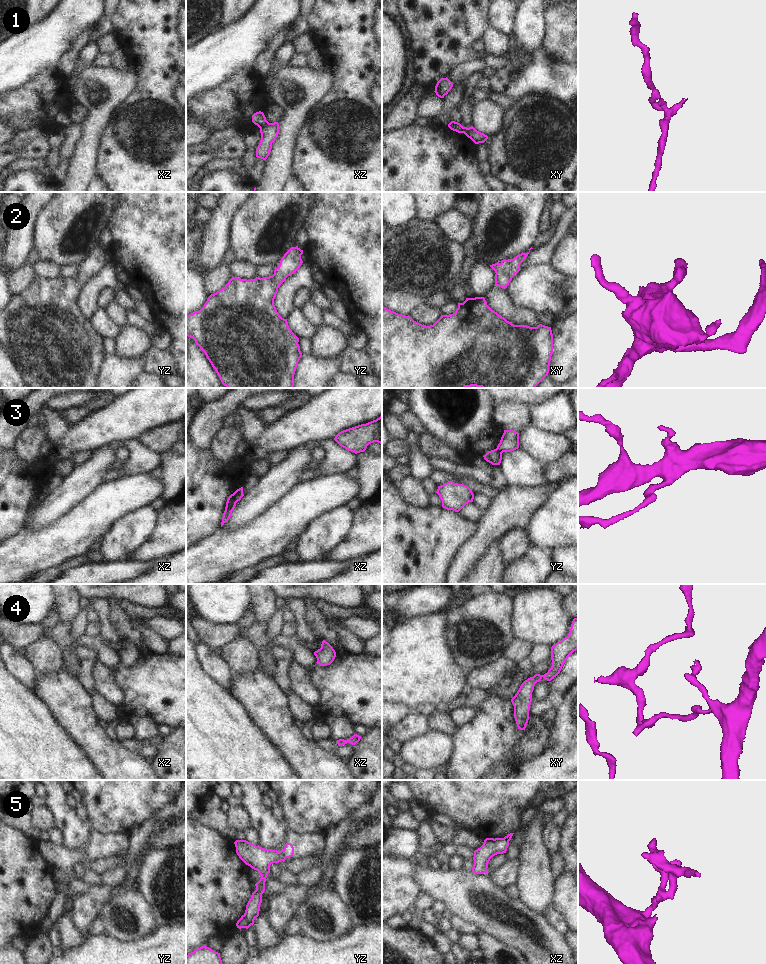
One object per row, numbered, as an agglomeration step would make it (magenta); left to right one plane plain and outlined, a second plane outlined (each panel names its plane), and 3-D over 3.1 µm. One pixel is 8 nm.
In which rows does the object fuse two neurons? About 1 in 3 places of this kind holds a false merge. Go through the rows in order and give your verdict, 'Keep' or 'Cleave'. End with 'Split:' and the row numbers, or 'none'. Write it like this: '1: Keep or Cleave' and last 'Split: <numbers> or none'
1: Cleave
2: Keep
3: Cleave
4: Keep
5: Cleave
Split: 1, 3, 5

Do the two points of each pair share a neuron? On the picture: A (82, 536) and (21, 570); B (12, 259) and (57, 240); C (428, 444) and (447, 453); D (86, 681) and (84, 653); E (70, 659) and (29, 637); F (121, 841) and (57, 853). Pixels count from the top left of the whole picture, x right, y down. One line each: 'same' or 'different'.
A: same
B: different
C: same
D: same
E: same
F: same

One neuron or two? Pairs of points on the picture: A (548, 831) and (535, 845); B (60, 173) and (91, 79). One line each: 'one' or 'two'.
A: two
B: two

